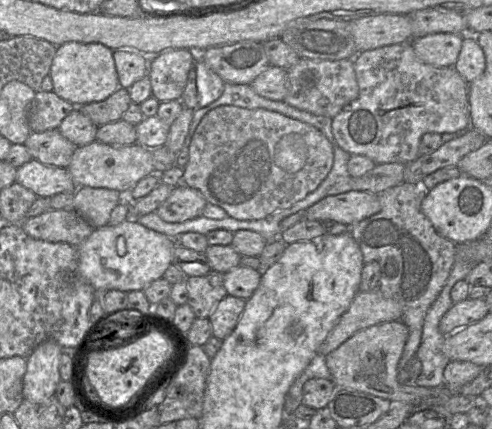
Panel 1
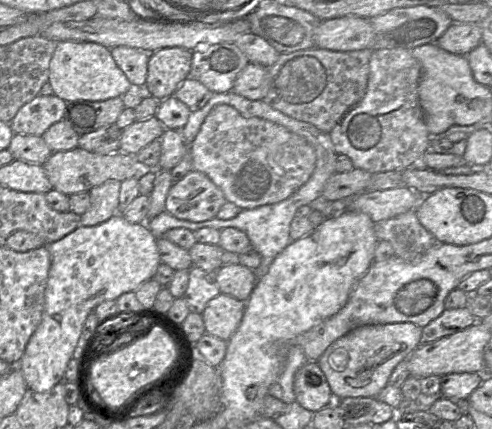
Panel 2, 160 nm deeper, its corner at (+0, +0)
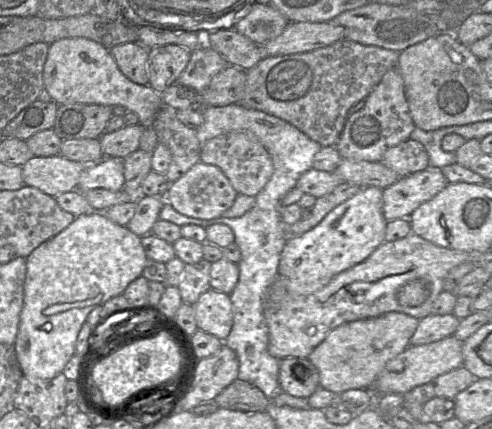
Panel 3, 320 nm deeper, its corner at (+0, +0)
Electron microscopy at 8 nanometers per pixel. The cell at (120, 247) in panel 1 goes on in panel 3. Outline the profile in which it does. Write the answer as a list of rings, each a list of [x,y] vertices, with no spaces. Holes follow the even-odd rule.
[[[92,212],[77,216],[68,227],[42,243],[26,258],[24,303],[13,346],[24,376],[52,379],[63,372],[75,355],[78,335],[90,312],[111,298],[123,295],[129,284],[142,276],[148,257],[141,238],[127,226],[111,221],[104,212]]]

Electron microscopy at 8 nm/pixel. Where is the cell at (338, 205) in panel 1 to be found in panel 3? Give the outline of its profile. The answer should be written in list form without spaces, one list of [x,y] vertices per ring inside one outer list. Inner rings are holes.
[[[427,168],[382,189],[382,212],[387,221],[408,219],[424,202],[431,200],[450,184],[441,169]]]

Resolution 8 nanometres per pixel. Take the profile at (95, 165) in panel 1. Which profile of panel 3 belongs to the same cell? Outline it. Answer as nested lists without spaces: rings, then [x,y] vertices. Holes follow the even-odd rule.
[[[58,154],[33,156],[21,168],[25,186],[38,188],[45,194],[56,197],[78,188],[79,178],[86,166]]]

